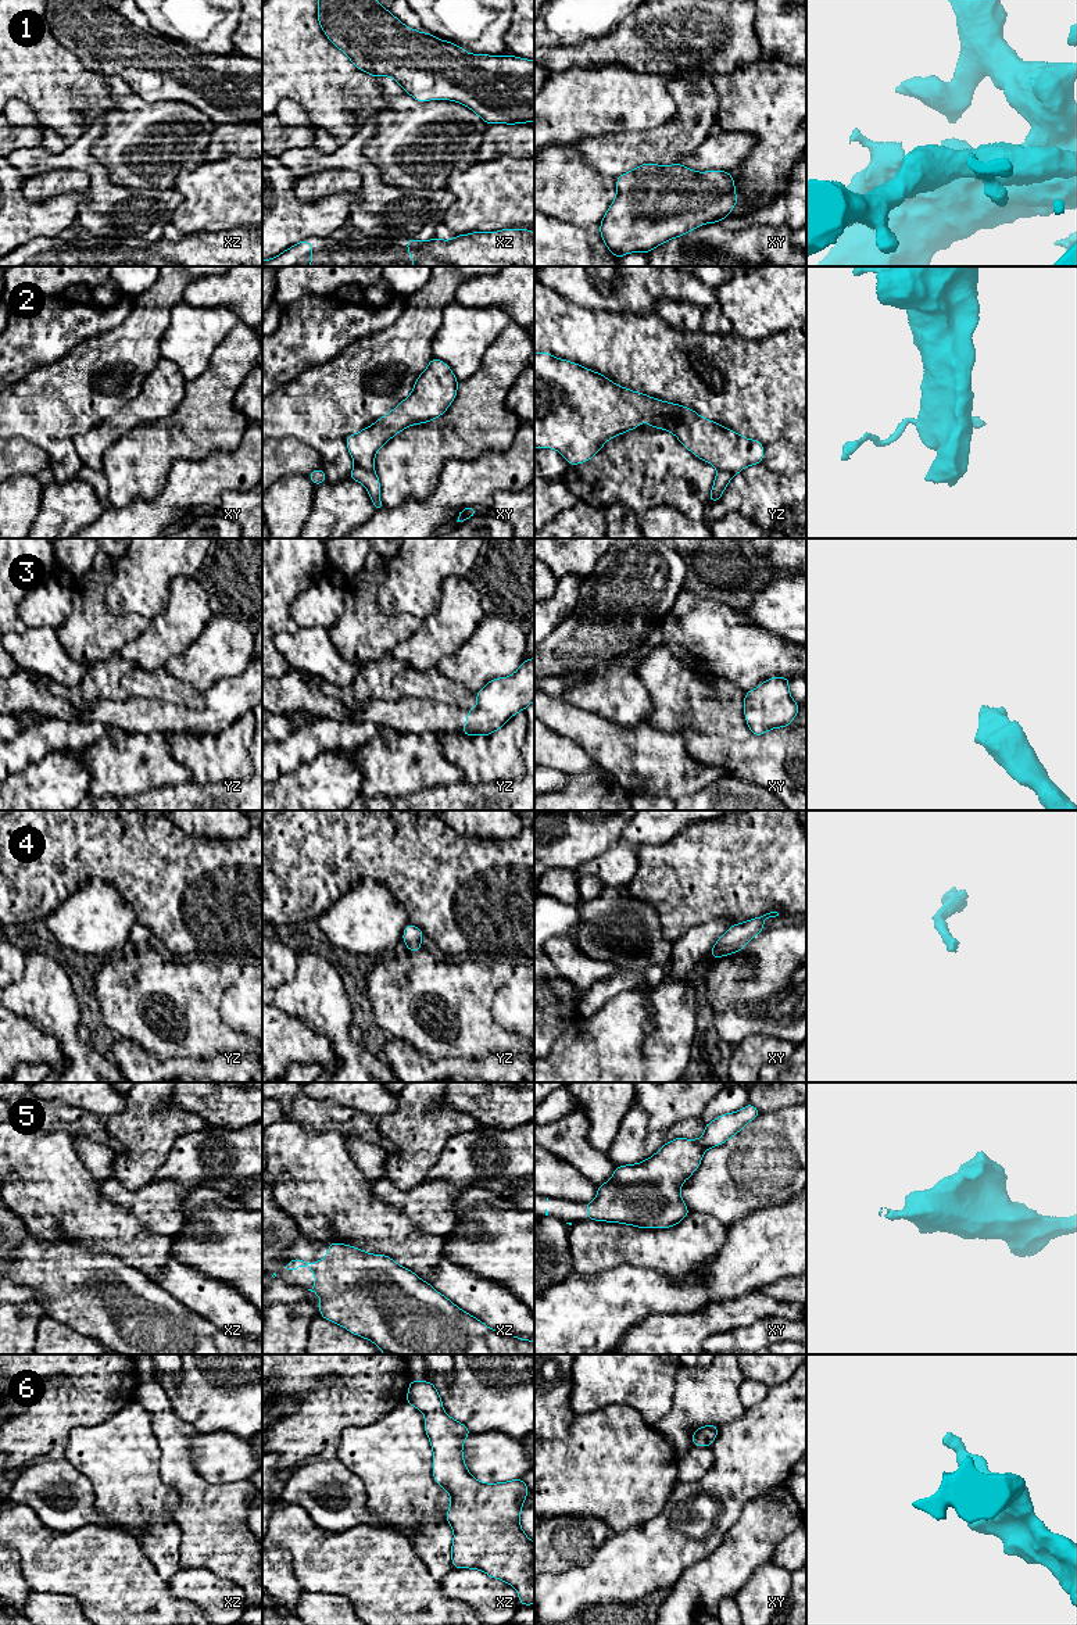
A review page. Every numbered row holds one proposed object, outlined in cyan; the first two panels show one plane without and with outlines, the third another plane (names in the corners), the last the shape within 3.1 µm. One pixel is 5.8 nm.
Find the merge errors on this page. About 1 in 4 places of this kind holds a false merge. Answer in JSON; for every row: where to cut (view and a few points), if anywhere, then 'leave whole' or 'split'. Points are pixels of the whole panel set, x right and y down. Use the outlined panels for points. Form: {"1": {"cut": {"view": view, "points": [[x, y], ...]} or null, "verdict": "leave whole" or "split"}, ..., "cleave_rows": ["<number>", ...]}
{"1": {"cut": null, "verdict": "leave whole"}, "2": {"cut": {"view": "xy", "points": [[355, 465], [372, 471]]}, "verdict": "split"}, "3": {"cut": null, "verdict": "leave whole"}, "4": {"cut": null, "verdict": "leave whole"}, "5": {"cut": null, "verdict": "leave whole"}, "6": {"cut": null, "verdict": "leave whole"}, "cleave_rows": ["2"]}

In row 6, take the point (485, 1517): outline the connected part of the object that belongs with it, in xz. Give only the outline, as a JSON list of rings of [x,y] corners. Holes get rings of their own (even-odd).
[[[409,1379],[407,1402],[425,1414],[425,1432],[433,1450],[433,1479],[451,1499],[446,1520],[454,1531],[451,1560],[455,1569],[480,1569],[509,1583],[519,1594],[520,1606],[534,1604],[534,1542],[523,1532],[519,1517],[530,1489],[522,1478],[484,1483],[473,1478],[464,1461],[462,1446],[470,1435],[466,1425],[443,1410],[443,1400],[430,1381]]]

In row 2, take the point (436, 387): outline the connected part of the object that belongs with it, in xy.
[[[433,357],[419,375],[412,393],[373,425],[346,437],[355,466],[375,469],[375,454],[393,436],[412,425],[427,423],[443,415],[457,397],[458,379],[450,366]]]

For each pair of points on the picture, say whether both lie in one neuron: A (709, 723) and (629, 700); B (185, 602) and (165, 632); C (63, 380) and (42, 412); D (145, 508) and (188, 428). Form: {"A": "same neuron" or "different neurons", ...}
{"A": "different neurons", "B": "same neuron", "C": "same neuron", "D": "different neurons"}

